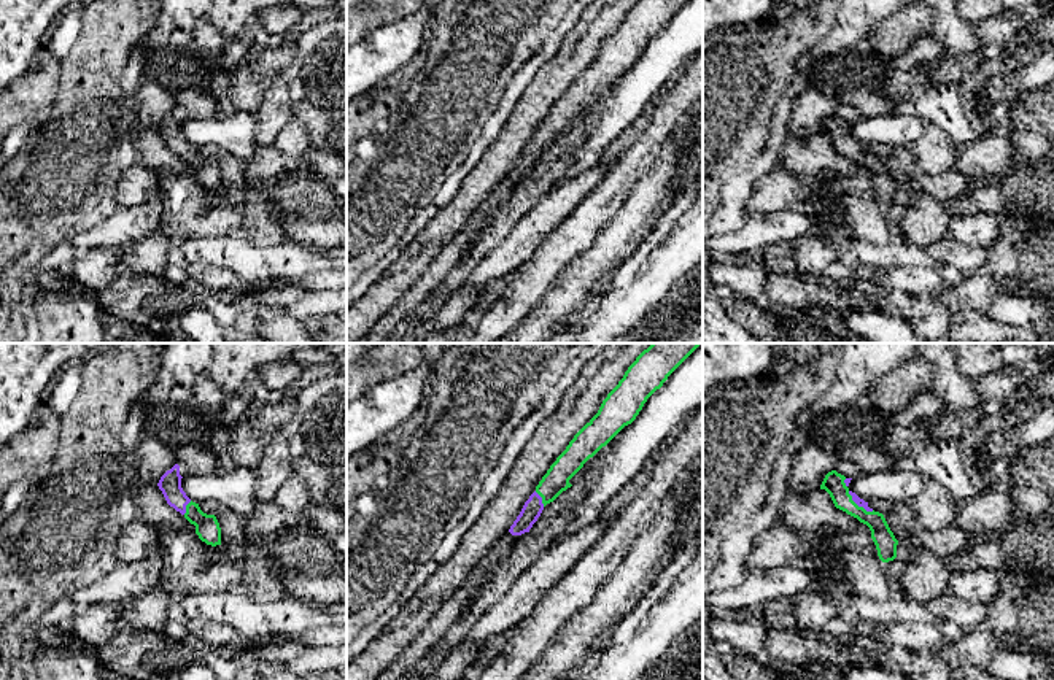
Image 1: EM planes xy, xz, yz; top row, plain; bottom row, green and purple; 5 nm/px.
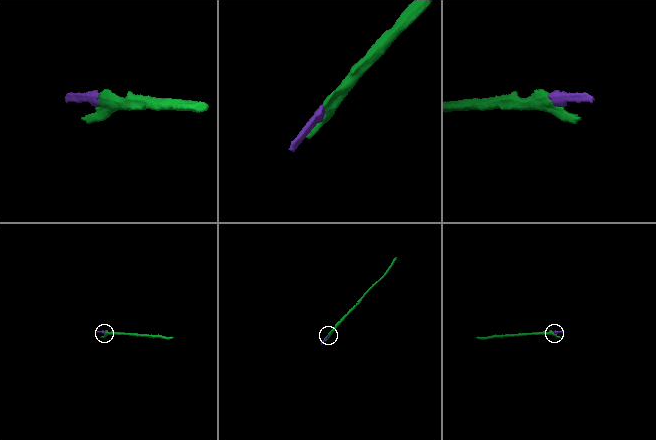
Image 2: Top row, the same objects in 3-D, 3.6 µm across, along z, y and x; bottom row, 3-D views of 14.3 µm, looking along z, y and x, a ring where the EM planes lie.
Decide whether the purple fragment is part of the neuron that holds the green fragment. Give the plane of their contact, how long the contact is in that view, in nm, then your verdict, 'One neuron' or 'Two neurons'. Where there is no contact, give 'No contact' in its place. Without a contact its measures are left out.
Touches green in yz. Shared border 170 nm. One neuron

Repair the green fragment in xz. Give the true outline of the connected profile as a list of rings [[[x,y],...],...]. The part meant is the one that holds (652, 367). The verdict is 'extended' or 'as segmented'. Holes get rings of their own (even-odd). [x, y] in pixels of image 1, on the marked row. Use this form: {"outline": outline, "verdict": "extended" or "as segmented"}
{"outline": [[[652,343],[628,367],[618,384],[603,400],[598,413],[574,435],[525,502],[509,532],[471,570],[466,580],[439,607],[428,626],[409,643],[377,680],[399,680],[437,643],[461,615],[488,574],[506,558],[521,534],[529,532],[544,507],[571,488],[569,480],[631,424],[647,399],[701,343]]], "verdict": "extended"}

